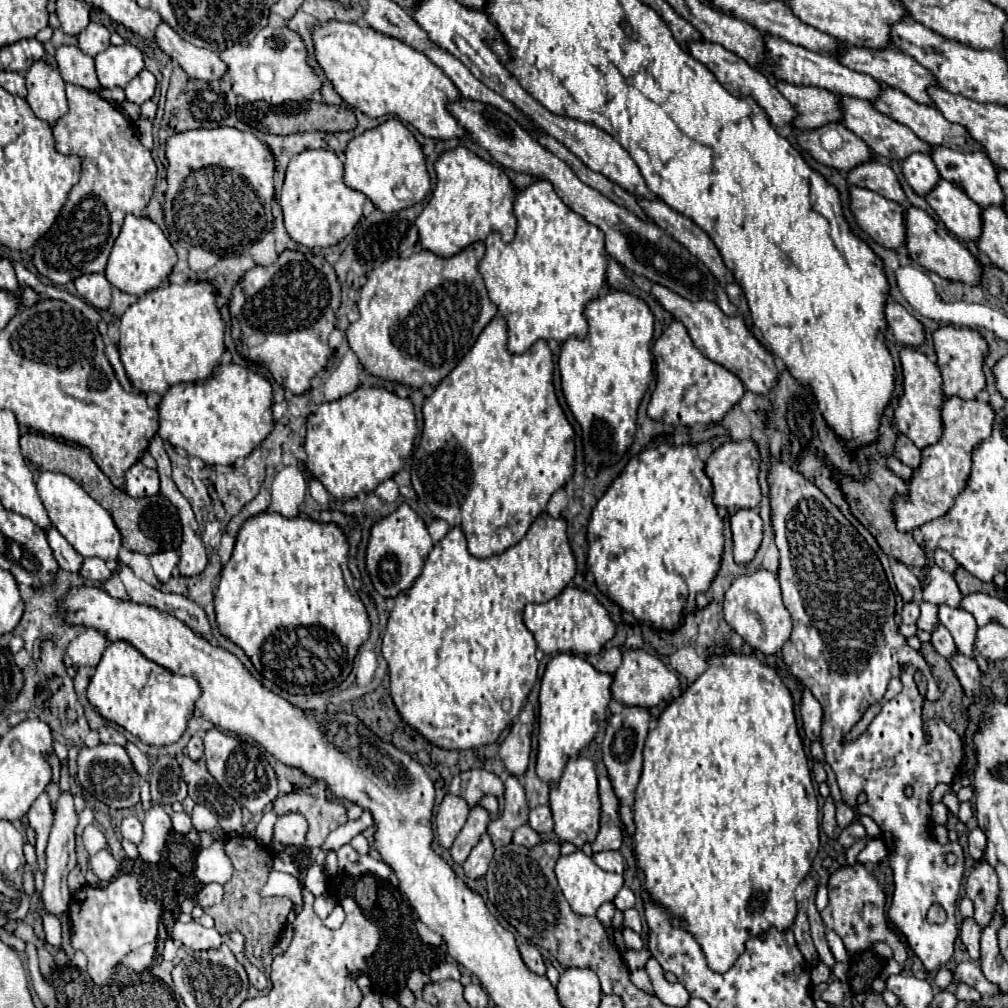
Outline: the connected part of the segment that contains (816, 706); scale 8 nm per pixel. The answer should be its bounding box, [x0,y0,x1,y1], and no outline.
[800,691,822,741]

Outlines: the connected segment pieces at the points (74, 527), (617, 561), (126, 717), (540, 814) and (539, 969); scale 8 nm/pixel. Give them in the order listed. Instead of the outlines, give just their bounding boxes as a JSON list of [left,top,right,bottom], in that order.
[[38,473,122,561],[588,439,724,631],[88,641,202,745],[528,805,554,833],[520,943,546,975]]

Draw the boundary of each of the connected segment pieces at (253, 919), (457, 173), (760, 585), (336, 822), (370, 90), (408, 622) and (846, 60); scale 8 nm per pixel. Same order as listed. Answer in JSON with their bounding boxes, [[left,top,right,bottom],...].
[[204,835,292,957],[416,147,516,257],[724,569,792,655],[272,793,348,849],[312,19,464,139],[382,511,576,749],[838,47,938,105]]

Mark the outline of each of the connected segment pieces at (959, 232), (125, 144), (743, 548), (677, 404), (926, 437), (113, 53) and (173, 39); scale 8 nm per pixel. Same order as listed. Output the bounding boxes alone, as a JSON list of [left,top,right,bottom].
[[928,181,982,241],[32,85,156,285],[730,509,762,565],[648,321,744,425],[894,347,944,449],[96,43,144,87],[154,23,226,81]]

